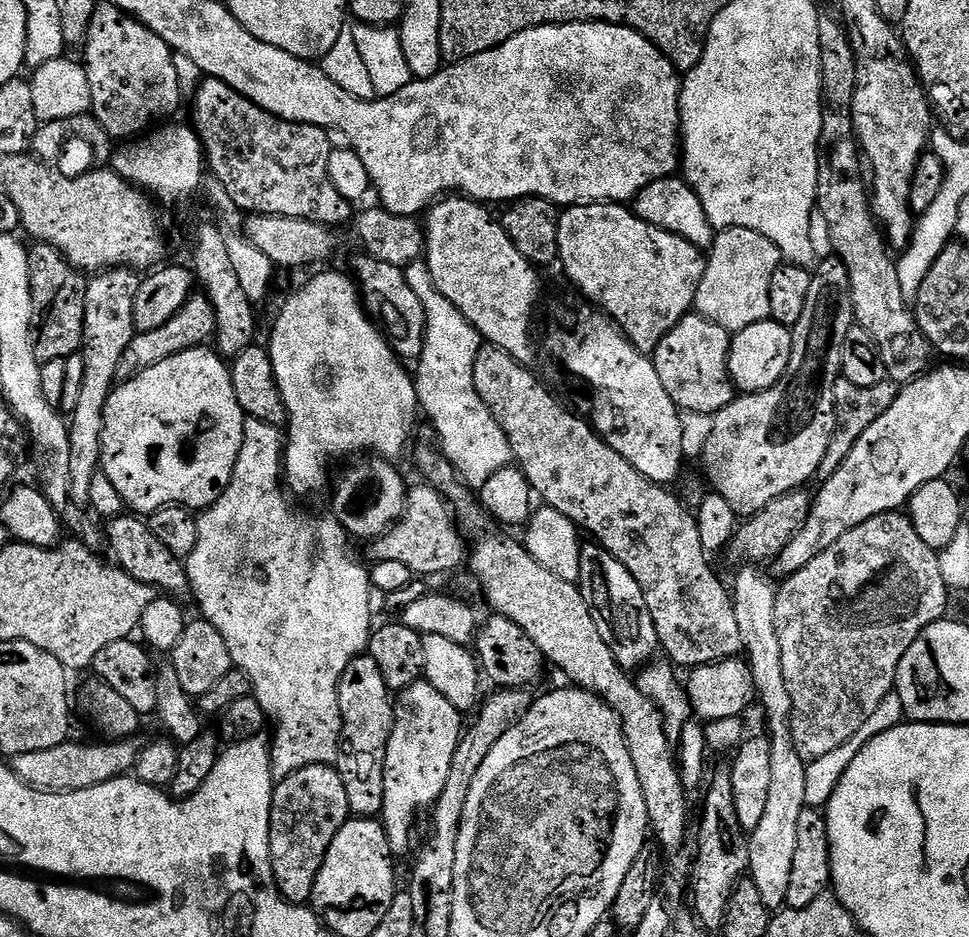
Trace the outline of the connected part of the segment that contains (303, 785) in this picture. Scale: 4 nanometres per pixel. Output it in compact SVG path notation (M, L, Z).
M331 764L302 766L272 789L270 810L270 862L274 882L292 904L307 905L312 898L314 882L334 834L350 818L346 802L346 786L342 786L340 771Z

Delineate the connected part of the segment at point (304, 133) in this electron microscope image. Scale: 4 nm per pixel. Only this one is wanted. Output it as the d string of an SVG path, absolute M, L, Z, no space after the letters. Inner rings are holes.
M213 76L201 79L192 96L191 127L195 128L200 144L204 147L204 159L211 175L216 176L233 198L240 212L262 216L289 216L318 222L329 226L344 224L353 219L353 205L330 182L328 163L334 147L328 141L329 133L318 126L299 124L278 118L238 94L226 82Z

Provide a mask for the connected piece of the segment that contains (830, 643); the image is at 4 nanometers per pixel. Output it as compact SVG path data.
M900 510L883 512L862 522L862 526L854 526L854 530L842 534L842 538L838 538L838 542L834 542L834 546L830 546L830 550L822 550L822 554L818 554L818 558L806 562L806 566L802 566L802 570L787 577L781 584L784 585L776 588L774 630L778 634L778 647L782 650L782 678L785 679L786 691L790 694L792 703L794 746L798 750L798 754L807 762L822 758L822 754L830 754L830 750L838 750L838 746L842 746L842 742L846 742L846 738L854 738L854 734L858 734L858 726L862 726L862 722L866 722L866 718L870 718L870 714L874 714L878 702L882 702L882 698L886 698L886 694L895 689L898 666L902 662L906 650L910 650L910 646L914 646L918 634L922 634L922 630L926 630L926 626L937 624L938 621L949 615L950 590L942 582L942 566L937 549L926 546L926 542L922 542L922 538L918 538L918 530L914 530L911 519Z

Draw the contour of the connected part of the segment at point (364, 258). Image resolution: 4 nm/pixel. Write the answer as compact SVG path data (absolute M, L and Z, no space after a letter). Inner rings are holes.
M360 254L356 260L354 279L359 287L365 312L383 332L385 340L392 345L392 351L405 361L415 361L424 349L426 314L422 302L418 302L418 294L414 294L414 290L410 290L410 282L406 282L404 269L390 266L390 262L382 262L373 256Z

